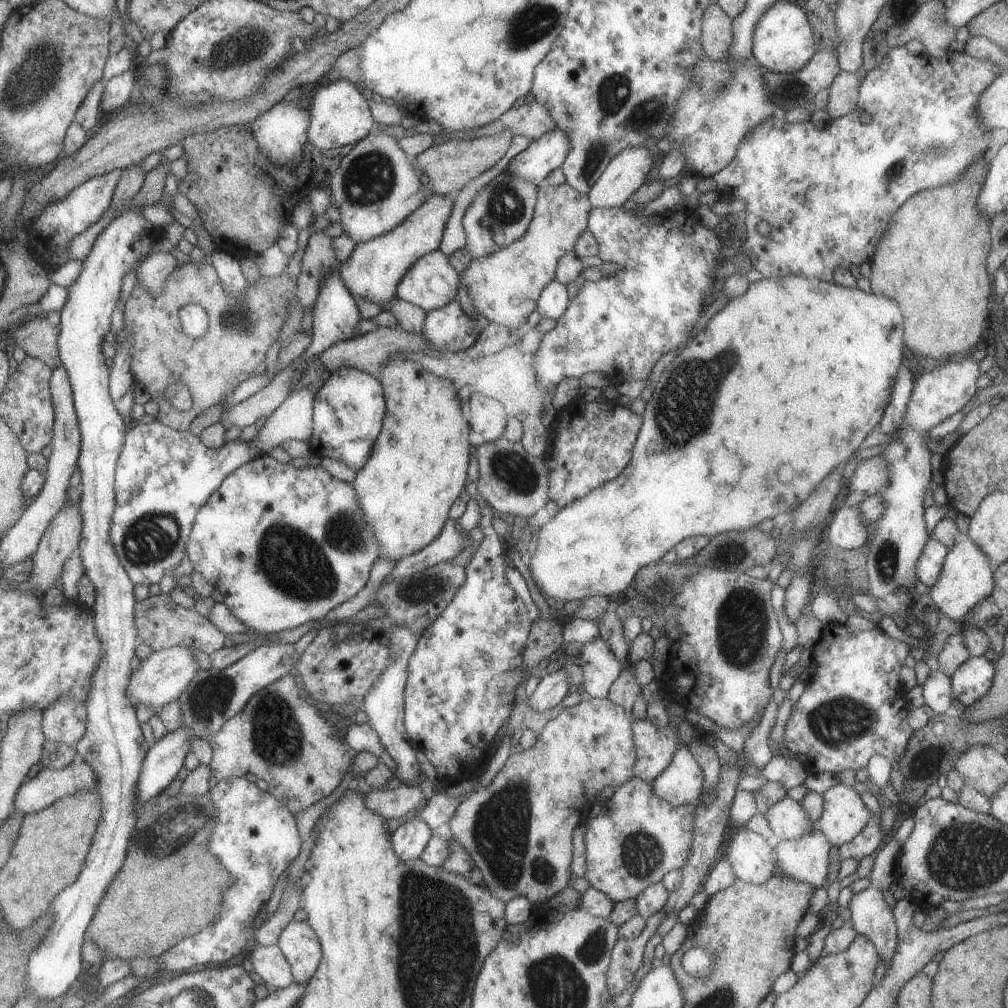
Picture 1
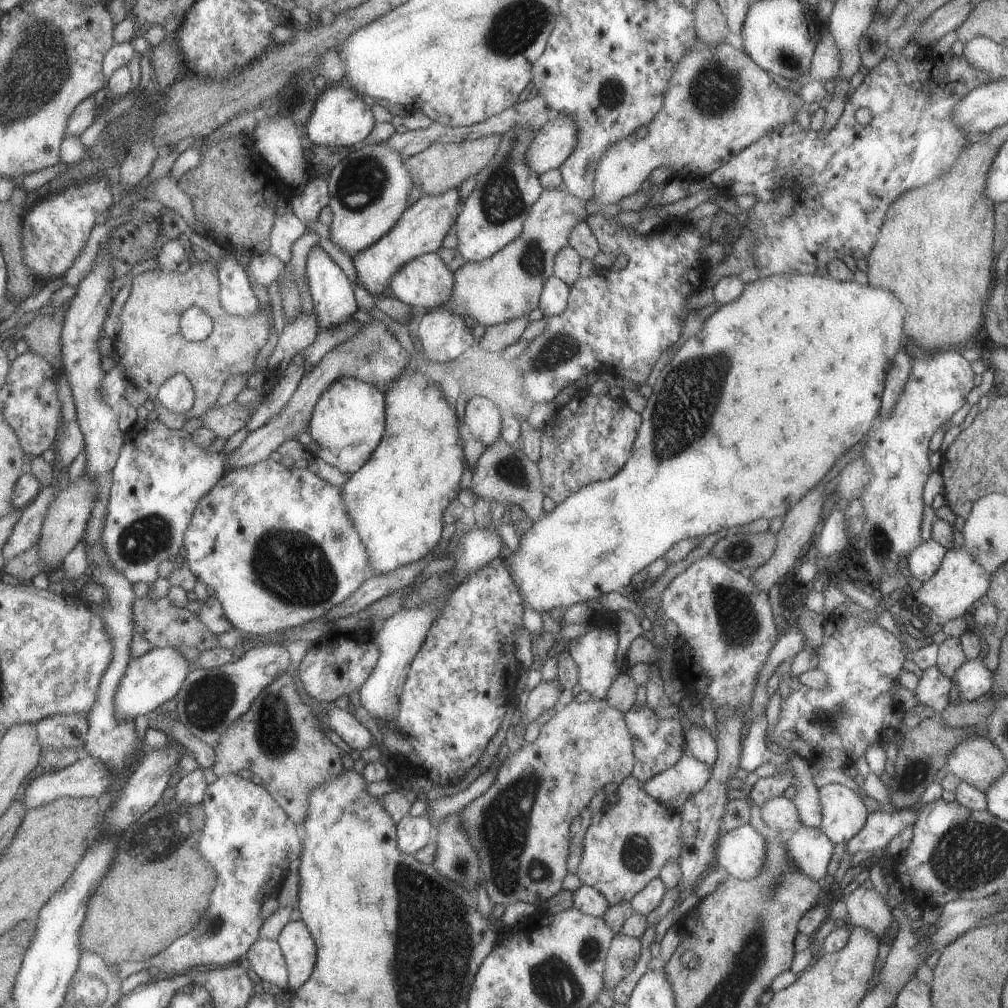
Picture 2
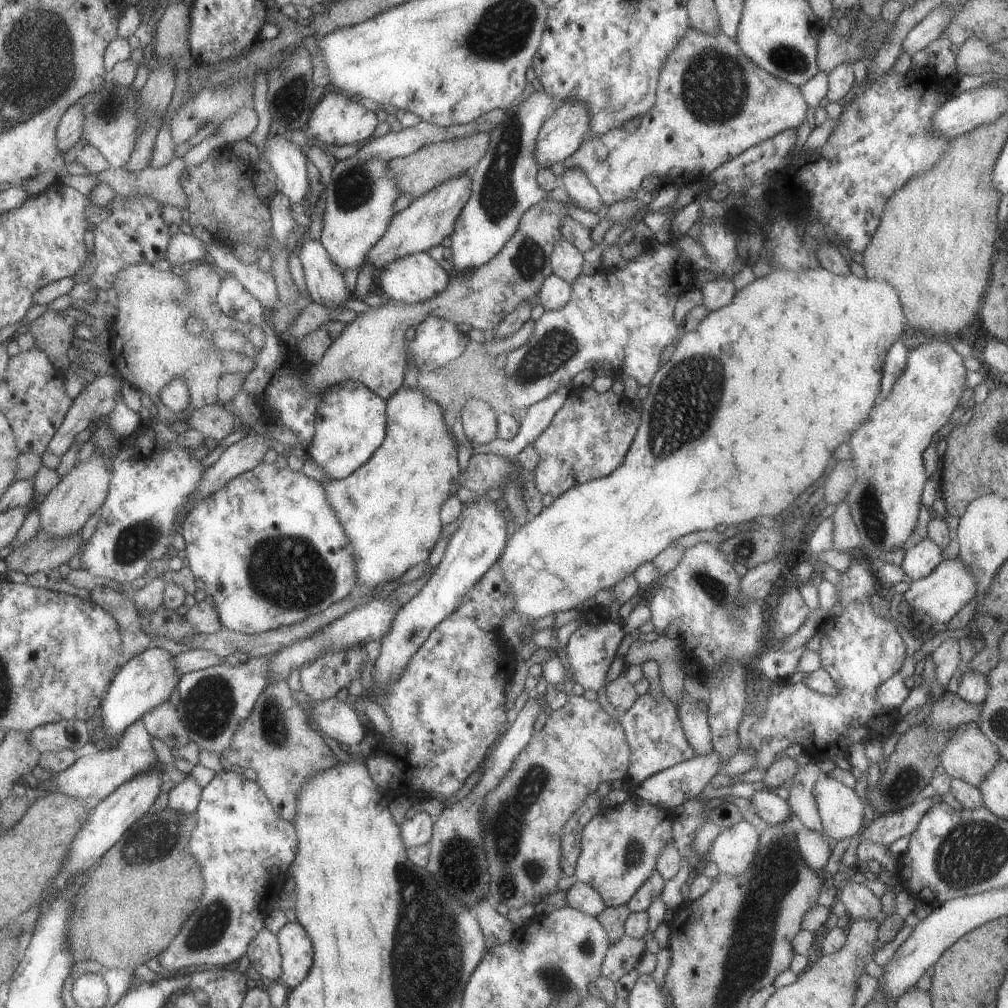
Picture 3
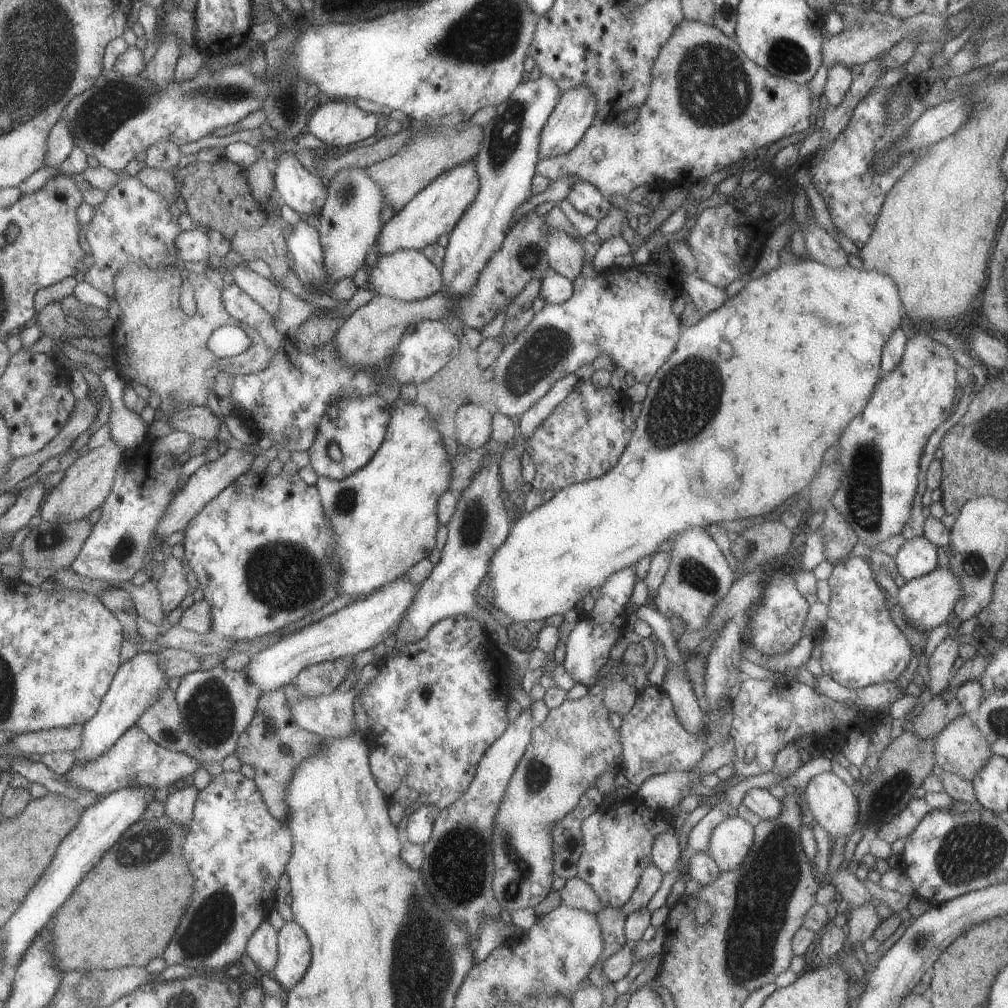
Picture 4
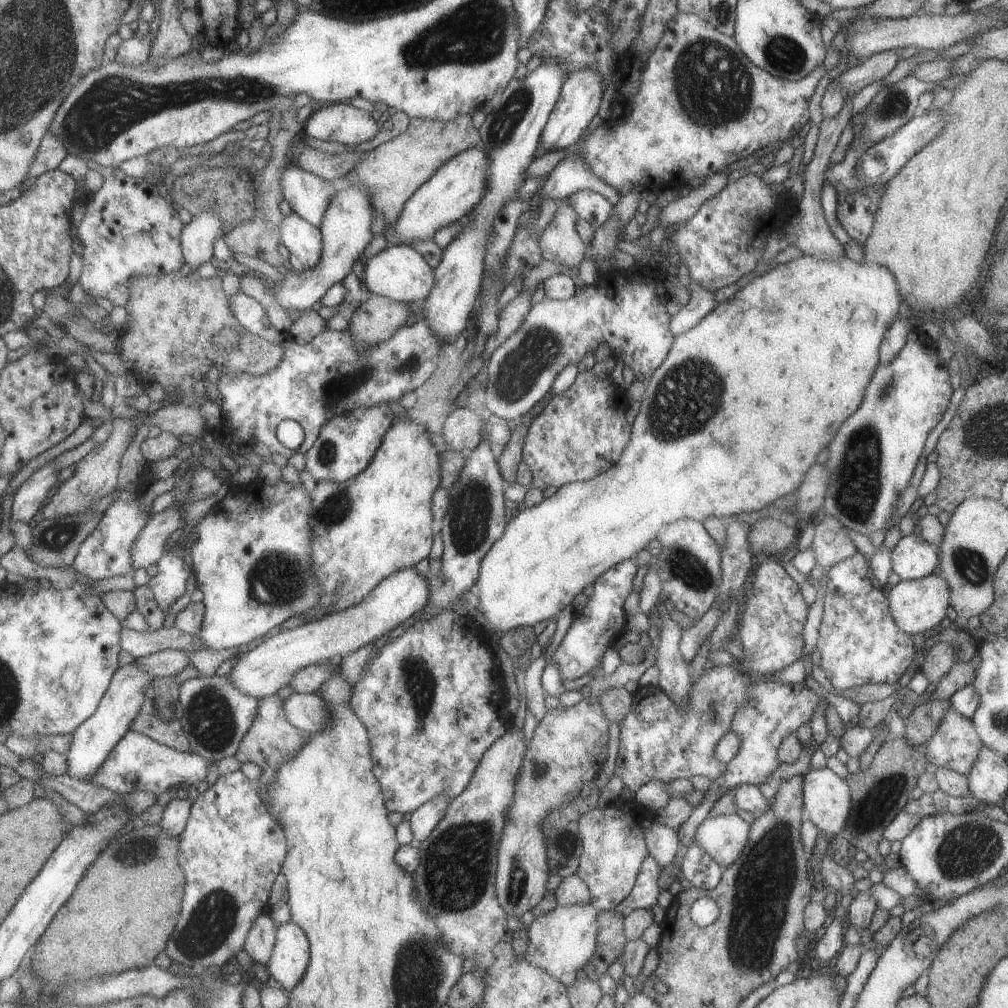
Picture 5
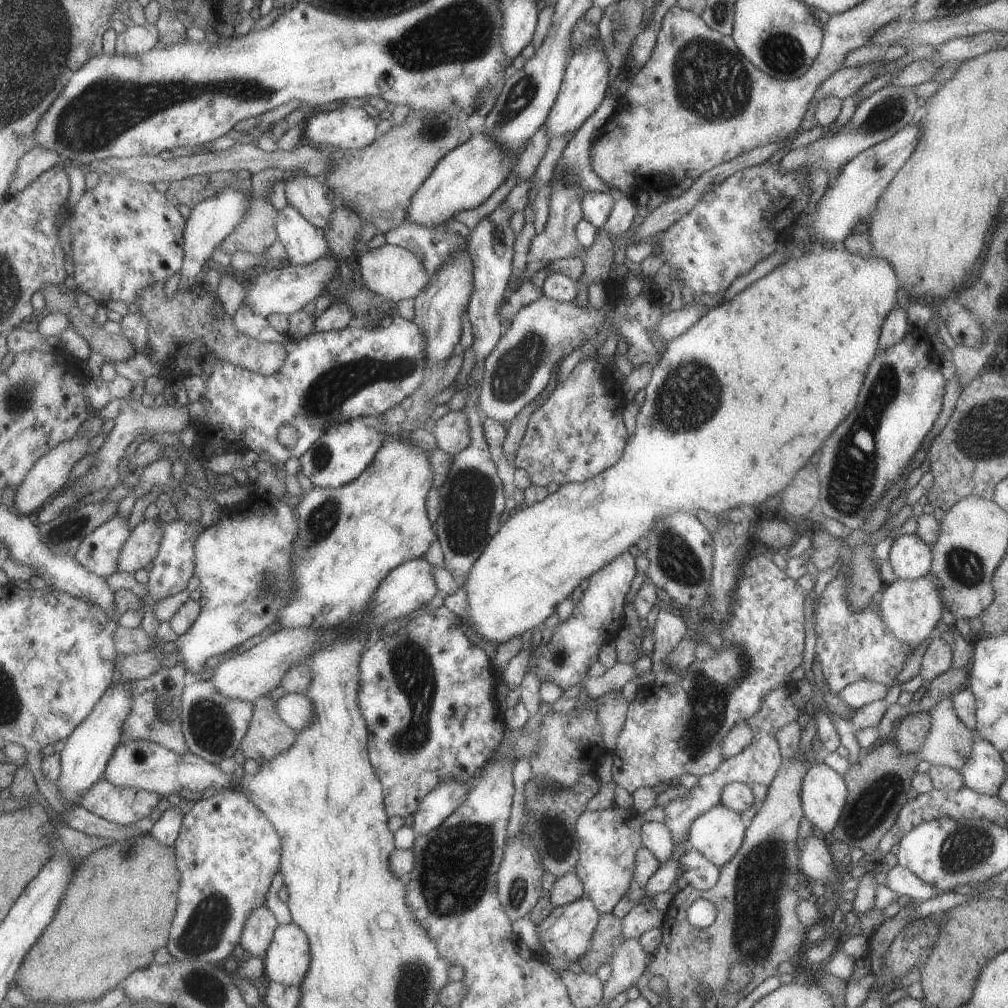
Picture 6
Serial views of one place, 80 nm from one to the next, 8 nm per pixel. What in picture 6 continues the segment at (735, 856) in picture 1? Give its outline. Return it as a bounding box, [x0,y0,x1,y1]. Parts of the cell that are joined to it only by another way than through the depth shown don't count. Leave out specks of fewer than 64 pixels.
[686,804,745,866]

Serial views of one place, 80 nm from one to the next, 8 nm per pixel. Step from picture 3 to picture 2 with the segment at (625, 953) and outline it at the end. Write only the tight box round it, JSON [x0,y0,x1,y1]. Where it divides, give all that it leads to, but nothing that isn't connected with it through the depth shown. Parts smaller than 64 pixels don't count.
[604,934,639,992]

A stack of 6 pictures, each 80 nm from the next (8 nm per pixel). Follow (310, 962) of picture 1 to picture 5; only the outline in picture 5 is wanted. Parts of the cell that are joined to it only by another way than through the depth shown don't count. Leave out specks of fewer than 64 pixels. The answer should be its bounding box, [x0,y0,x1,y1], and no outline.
[265,920,309,991]

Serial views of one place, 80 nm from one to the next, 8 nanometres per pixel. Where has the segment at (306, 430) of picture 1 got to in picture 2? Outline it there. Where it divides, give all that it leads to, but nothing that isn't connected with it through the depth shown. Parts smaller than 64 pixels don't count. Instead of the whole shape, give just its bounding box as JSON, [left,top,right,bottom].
[224,323,407,474]

